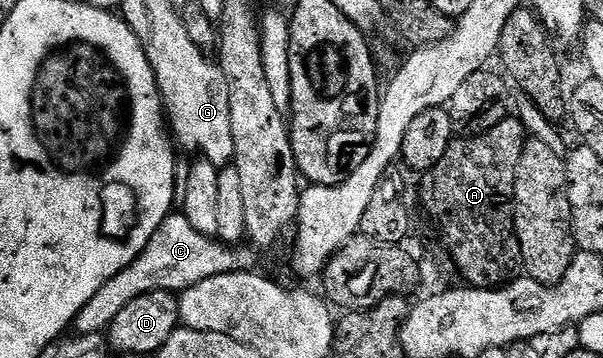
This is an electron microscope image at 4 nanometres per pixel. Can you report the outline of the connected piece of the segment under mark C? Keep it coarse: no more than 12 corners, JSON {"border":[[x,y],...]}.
{"border":[[169,214],[74,321],[103,333],[134,298],[257,267]]}

